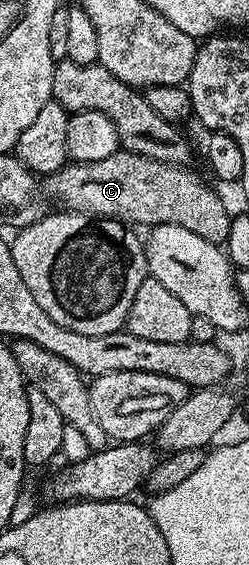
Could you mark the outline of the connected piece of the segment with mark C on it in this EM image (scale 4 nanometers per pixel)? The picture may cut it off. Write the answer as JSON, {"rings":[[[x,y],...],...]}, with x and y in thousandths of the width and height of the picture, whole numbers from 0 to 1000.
{"rings":[[[486,262],[458,276],[373,287],[289,287],[213,308],[173,310],[169,343],[181,352],[245,358],[273,375],[458,386],[546,404],[711,400],[779,411],[779,418],[811,418],[811,425],[896,432],[936,381],[916,379],[912,361],[755,299],[771,297],[667,290]]]}

